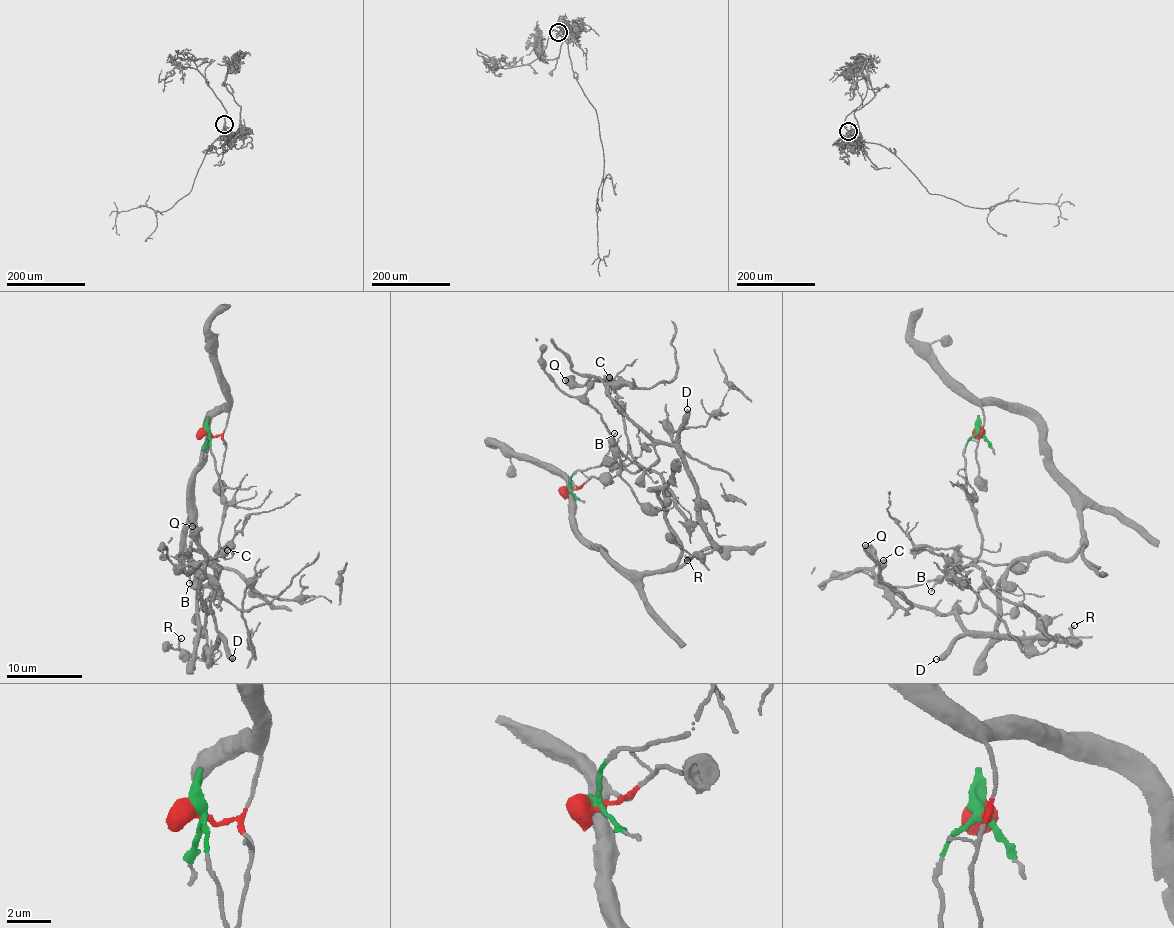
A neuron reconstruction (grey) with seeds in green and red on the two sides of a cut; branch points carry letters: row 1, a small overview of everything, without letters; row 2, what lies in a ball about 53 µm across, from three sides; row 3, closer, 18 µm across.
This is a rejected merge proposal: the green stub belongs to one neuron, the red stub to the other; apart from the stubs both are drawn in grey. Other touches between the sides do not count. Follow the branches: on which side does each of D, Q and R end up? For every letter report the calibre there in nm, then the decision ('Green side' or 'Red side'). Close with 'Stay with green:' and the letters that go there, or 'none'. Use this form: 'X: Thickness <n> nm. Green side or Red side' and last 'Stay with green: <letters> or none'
D: Thickness 440 nm. Green side
Q: Thickness 750 nm. Green side
R: Thickness 220 nm. Green side
Stay with green: D, Q, R

